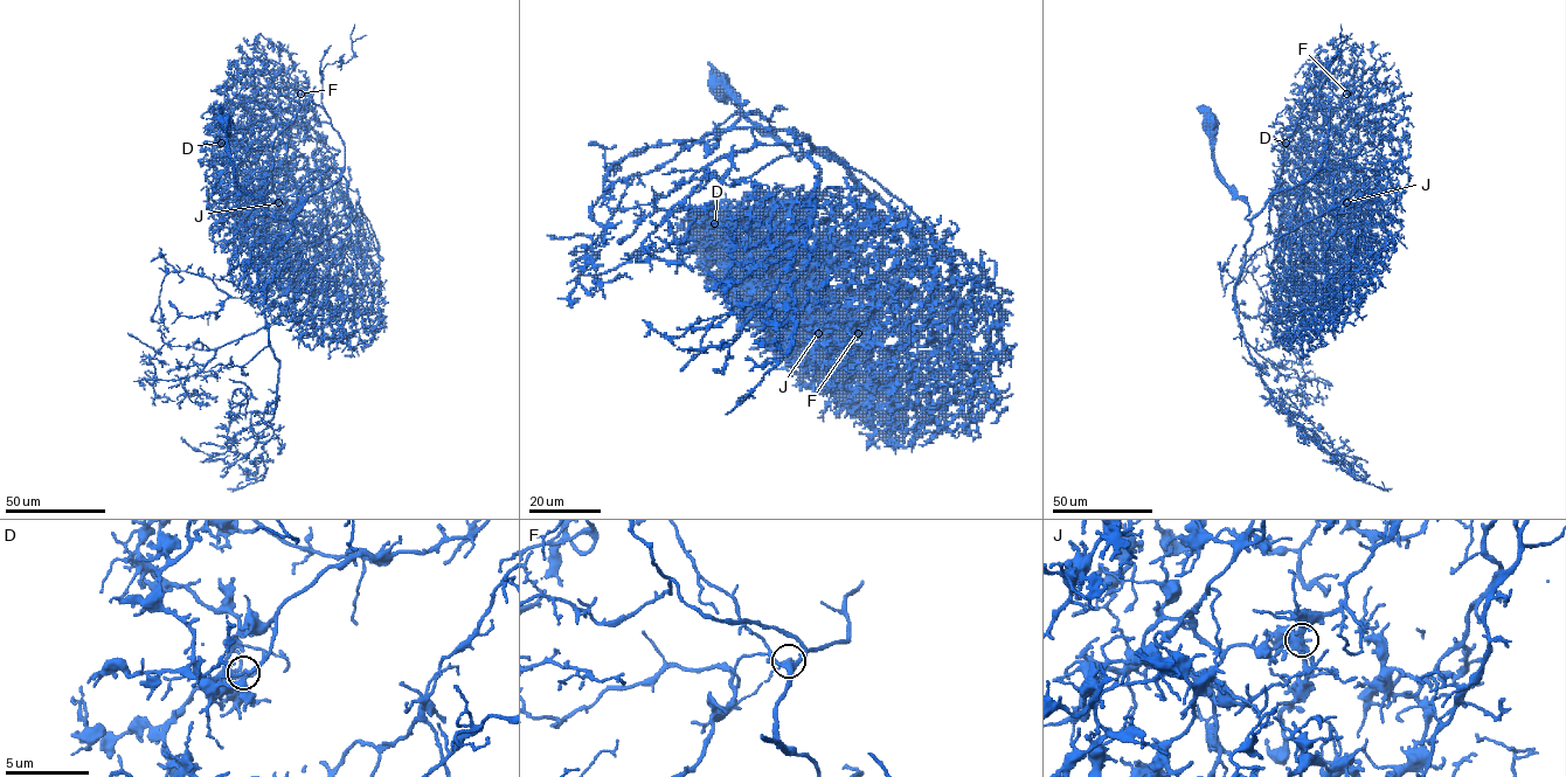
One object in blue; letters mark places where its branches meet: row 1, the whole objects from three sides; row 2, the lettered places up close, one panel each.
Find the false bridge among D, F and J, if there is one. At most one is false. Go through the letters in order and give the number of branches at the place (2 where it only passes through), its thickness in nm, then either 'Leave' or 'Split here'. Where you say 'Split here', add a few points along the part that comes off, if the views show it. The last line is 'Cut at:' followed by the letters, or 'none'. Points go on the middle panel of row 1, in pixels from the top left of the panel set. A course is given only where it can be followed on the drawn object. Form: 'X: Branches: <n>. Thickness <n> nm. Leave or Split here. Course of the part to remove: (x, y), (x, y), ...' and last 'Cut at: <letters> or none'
D: Branches: 3. Thickness 240 nm. Leave
F: Branches: 3. Thickness 280 nm. Leave
J: Branches: 3. Thickness 200 nm. Leave
Cut at: none

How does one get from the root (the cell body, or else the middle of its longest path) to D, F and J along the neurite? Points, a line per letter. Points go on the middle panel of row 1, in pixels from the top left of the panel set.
D: (716, 88), (878, 198), (937, 295), (913, 298), (845, 244), (715, 222)
F: (716, 88), (798, 155), (829, 152), (932, 270), (929, 298), (875, 304), (853, 293), (858, 333)
J: (716, 88), (798, 155), (829, 152), (928, 268), (924, 298), (899, 284), (885, 311), (849, 310), (818, 333)

